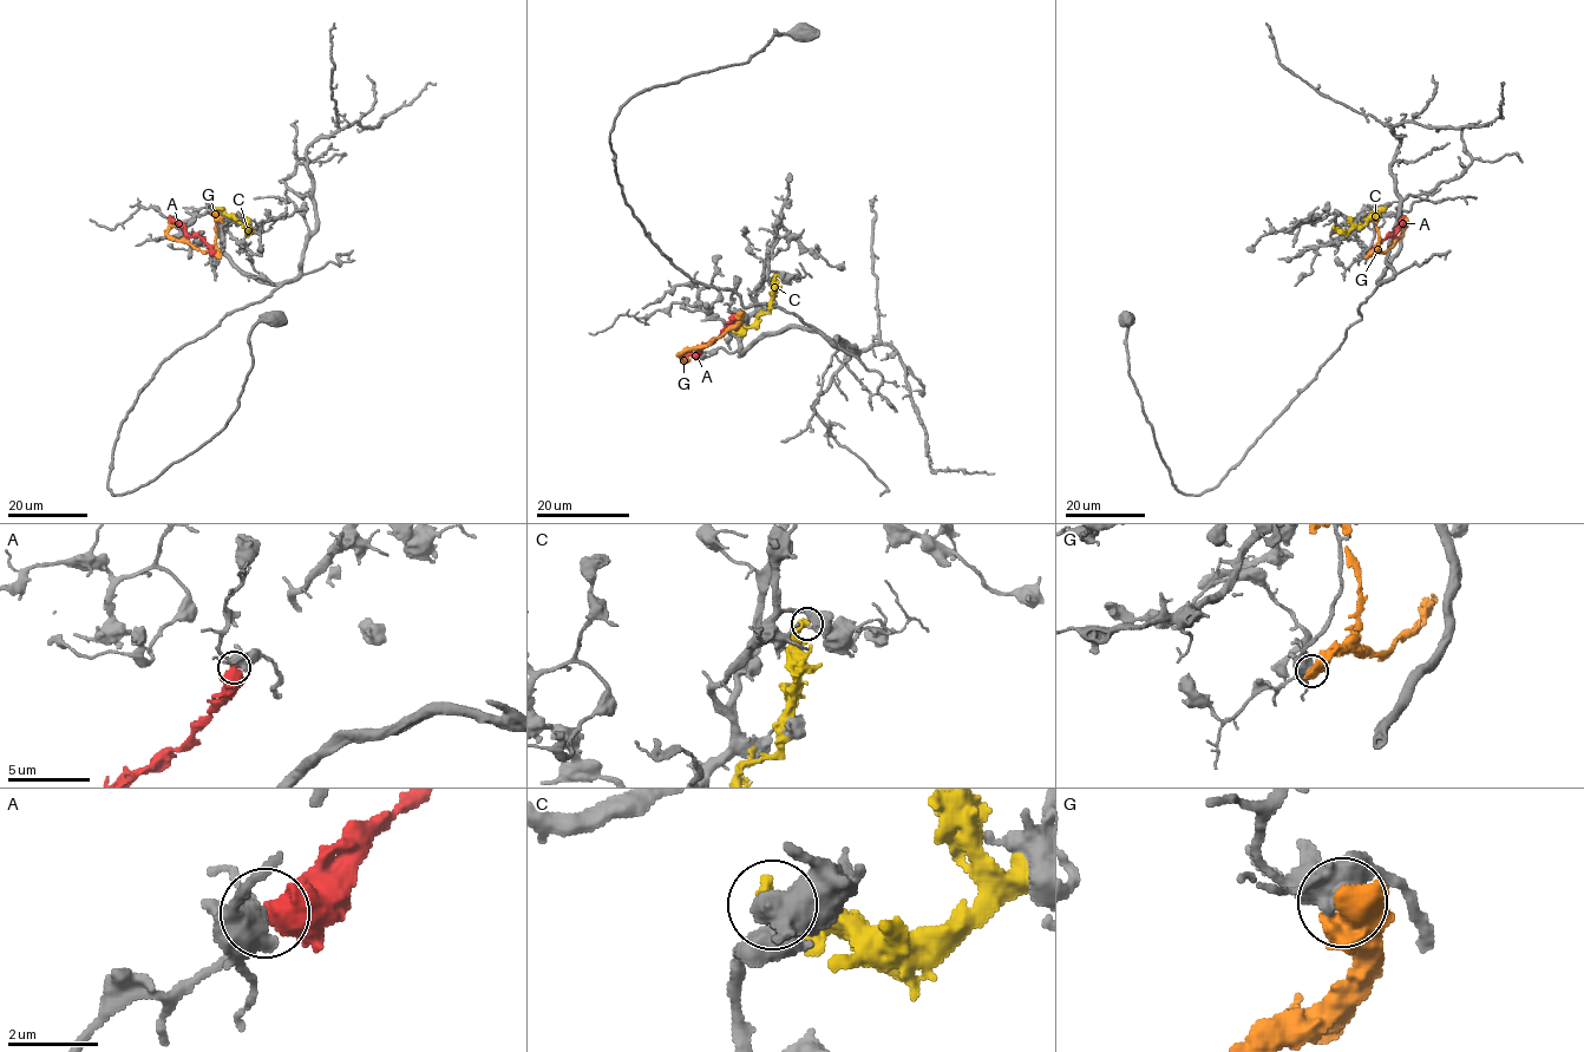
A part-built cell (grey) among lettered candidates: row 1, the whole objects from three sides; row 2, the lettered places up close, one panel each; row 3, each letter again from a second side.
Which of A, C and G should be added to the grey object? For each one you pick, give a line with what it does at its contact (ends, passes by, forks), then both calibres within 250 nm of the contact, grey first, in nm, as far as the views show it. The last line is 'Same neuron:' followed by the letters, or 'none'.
Same neuron: none

